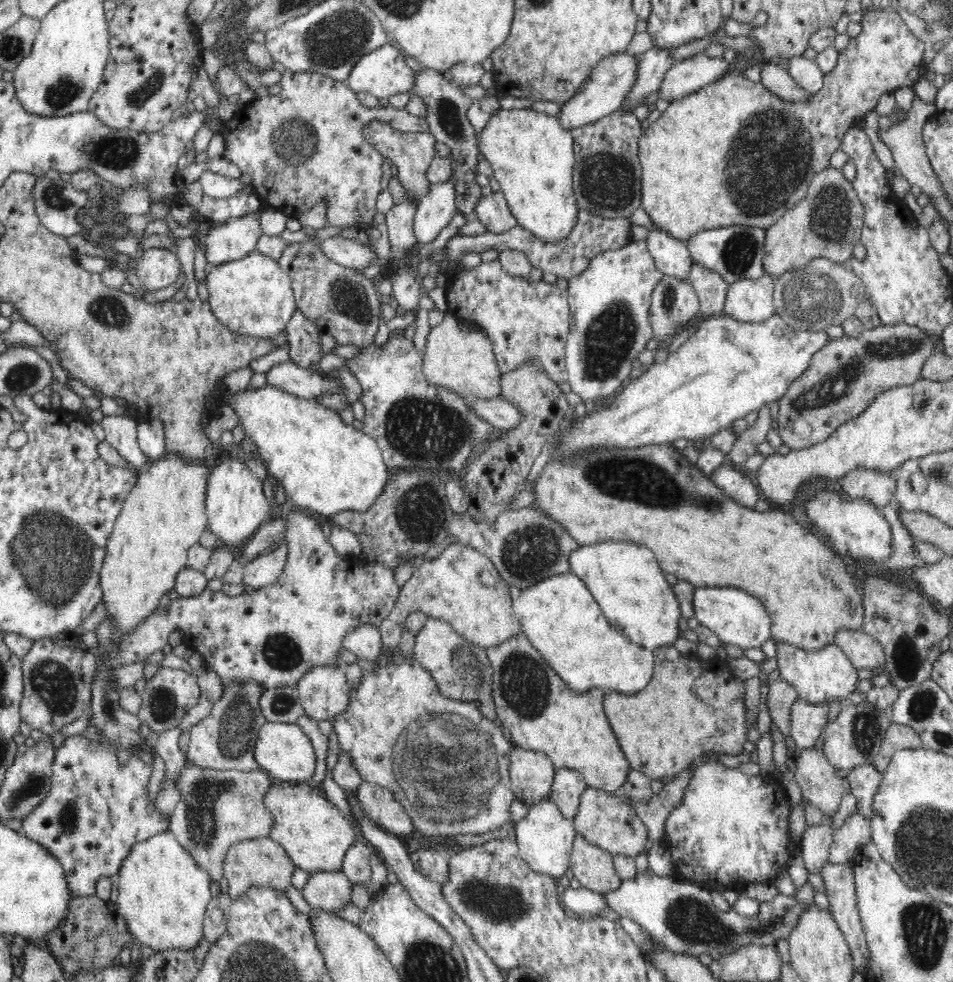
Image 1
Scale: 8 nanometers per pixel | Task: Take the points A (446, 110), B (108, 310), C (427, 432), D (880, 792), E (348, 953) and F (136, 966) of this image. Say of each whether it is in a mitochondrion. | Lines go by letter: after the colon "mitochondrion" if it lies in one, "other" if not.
A: mitochondrion
B: mitochondrion
C: mitochondrion
D: other
E: other
F: other

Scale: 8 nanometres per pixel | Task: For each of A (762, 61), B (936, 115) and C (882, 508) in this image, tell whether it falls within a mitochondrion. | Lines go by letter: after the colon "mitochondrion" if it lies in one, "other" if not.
A: other
B: other
C: other

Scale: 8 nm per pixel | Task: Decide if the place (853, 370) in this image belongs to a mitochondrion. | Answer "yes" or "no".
yes

